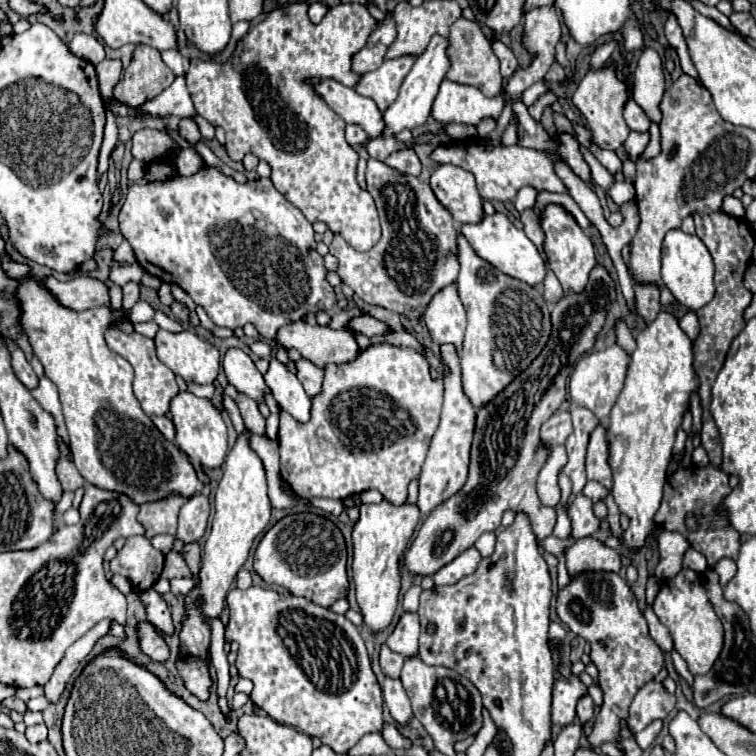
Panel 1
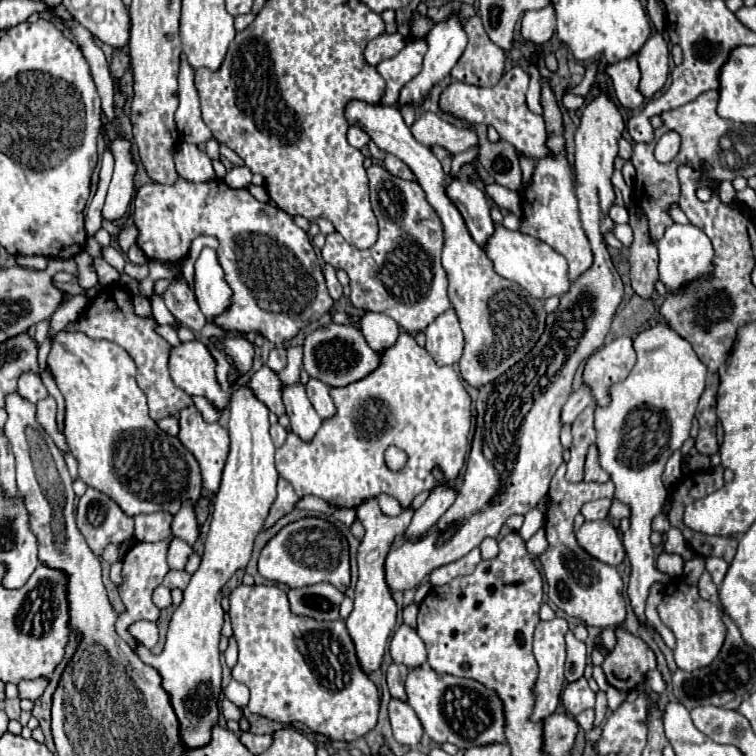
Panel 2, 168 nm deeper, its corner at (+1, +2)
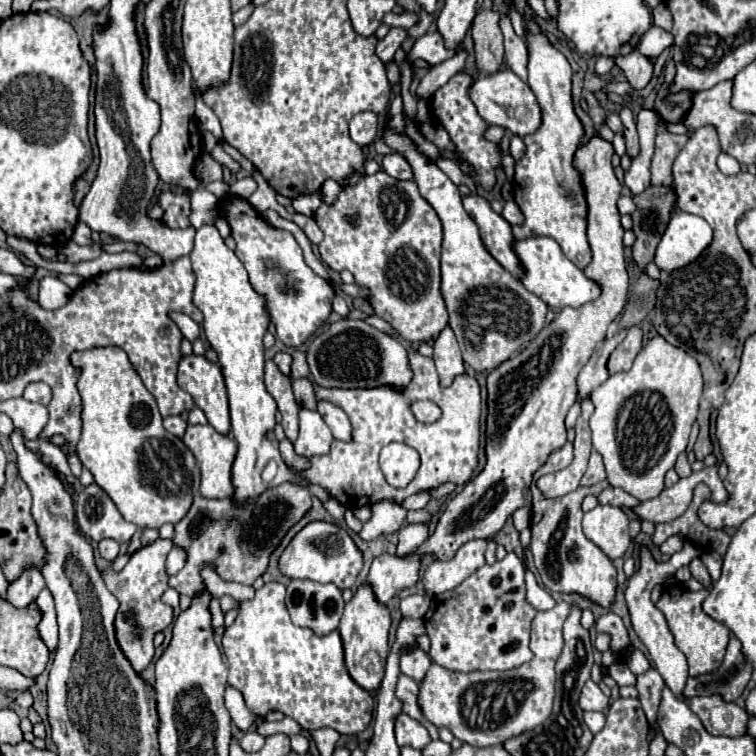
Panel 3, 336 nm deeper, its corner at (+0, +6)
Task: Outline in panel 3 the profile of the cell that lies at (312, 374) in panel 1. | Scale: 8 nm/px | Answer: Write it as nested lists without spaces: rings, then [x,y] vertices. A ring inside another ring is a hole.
[[[318,400],[318,412],[322,414],[324,422],[330,426],[334,438],[338,440],[350,440],[350,420],[348,416],[344,414],[344,410],[328,400]]]

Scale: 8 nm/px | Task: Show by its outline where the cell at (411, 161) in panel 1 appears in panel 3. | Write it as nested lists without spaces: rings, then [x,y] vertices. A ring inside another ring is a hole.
[[[398,152],[384,156],[382,168],[384,168],[384,172],[390,174],[392,178],[412,180],[412,168],[410,168],[410,164],[406,162],[406,158],[402,158],[402,154],[398,154]]]

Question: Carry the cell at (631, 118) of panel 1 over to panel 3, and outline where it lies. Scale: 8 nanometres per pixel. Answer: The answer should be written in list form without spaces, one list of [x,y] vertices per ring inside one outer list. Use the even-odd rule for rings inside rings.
[[[630,52],[626,56],[618,56],[616,66],[624,72],[628,84],[634,90],[642,90],[648,86],[648,82],[652,80],[652,64],[648,62],[646,56],[642,56],[640,52]]]

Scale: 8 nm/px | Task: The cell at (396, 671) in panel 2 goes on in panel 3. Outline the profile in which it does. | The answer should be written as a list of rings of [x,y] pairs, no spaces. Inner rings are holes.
[[[400,674],[400,678],[398,678],[398,688],[396,688],[396,696],[398,696],[398,700],[402,702],[402,710],[404,710],[408,716],[412,716],[412,718],[416,718],[418,722],[422,722],[422,724],[428,728],[430,738],[436,740],[436,738],[438,738],[438,728],[436,728],[436,726],[430,726],[430,722],[426,722],[426,718],[422,718],[422,712],[418,710],[418,702],[416,702],[418,682],[412,680],[412,678],[406,676],[406,674]]]

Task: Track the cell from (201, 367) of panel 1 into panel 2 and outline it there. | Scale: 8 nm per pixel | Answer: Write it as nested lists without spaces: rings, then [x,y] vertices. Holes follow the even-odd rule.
[[[193,340],[173,348],[169,370],[177,388],[191,396],[203,396],[217,410],[225,410],[227,392],[215,378],[215,360],[203,342]]]

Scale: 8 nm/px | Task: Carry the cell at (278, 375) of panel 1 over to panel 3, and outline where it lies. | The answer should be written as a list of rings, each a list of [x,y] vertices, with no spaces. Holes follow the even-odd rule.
[[[300,408],[298,418],[300,418],[300,434],[294,442],[296,454],[308,456],[308,458],[328,454],[330,442],[334,436],[326,426],[326,422],[322,420],[322,416],[316,410]]]

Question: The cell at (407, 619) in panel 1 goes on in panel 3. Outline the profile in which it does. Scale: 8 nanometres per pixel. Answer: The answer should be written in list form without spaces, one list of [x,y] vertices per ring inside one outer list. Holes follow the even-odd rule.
[[[418,646],[400,650],[400,670],[406,676],[414,678],[416,682],[420,682],[424,678],[426,670],[430,668],[430,664],[432,664],[430,656],[422,648],[418,648]]]

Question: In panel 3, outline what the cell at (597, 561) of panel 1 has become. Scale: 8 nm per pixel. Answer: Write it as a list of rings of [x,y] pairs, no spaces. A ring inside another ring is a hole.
[[[596,506],[584,514],[582,528],[588,540],[592,540],[608,558],[622,558],[630,546],[628,518],[624,510],[614,506]]]

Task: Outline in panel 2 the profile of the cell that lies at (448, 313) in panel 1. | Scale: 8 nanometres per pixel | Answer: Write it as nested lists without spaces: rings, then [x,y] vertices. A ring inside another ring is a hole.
[[[453,308],[437,316],[435,322],[427,326],[425,336],[427,336],[425,348],[429,350],[437,366],[453,366],[459,362],[465,340]]]

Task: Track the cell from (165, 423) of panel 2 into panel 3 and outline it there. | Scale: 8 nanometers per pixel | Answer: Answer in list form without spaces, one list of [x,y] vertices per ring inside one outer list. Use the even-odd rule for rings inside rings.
[[[168,416],[168,418],[164,418],[164,428],[170,434],[182,438],[184,436],[184,430],[186,430],[186,420],[182,416]]]

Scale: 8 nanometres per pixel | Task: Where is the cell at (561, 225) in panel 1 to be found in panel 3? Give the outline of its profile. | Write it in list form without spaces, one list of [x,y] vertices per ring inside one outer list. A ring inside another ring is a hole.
[[[526,22],[528,28],[528,36],[526,36],[526,44],[530,50],[530,62],[528,62],[528,84],[542,108],[542,126],[526,136],[526,154],[524,158],[520,158],[516,162],[516,174],[514,174],[514,200],[520,206],[522,214],[524,214],[524,222],[520,226],[514,226],[514,238],[530,238],[530,236],[550,236],[554,238],[562,252],[566,254],[566,258],[570,262],[574,262],[580,270],[584,270],[590,260],[592,260],[592,252],[590,252],[590,244],[586,238],[586,200],[582,198],[582,184],[578,182],[578,172],[572,168],[572,156],[574,150],[580,146],[580,138],[584,134],[582,124],[578,120],[578,116],[574,114],[572,108],[572,94],[570,94],[570,78],[572,78],[572,68],[566,60],[564,54],[560,54],[548,40],[546,36],[540,32],[540,28],[534,22]]]

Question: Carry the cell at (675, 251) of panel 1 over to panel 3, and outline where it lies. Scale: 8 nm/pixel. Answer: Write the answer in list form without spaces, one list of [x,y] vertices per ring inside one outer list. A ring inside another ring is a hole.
[[[676,212],[656,248],[654,264],[664,272],[684,268],[694,262],[710,246],[710,242],[712,228],[704,218]]]

